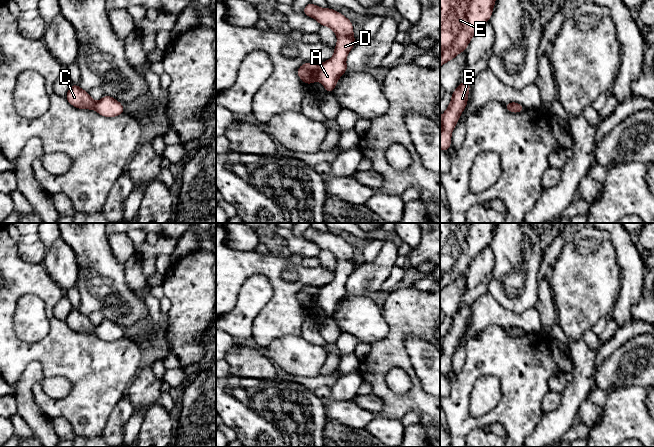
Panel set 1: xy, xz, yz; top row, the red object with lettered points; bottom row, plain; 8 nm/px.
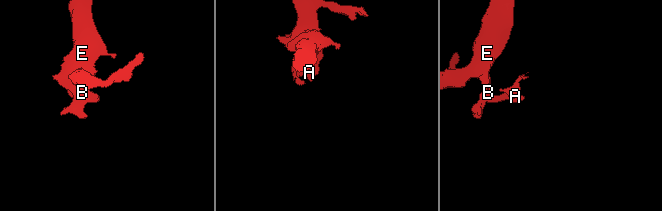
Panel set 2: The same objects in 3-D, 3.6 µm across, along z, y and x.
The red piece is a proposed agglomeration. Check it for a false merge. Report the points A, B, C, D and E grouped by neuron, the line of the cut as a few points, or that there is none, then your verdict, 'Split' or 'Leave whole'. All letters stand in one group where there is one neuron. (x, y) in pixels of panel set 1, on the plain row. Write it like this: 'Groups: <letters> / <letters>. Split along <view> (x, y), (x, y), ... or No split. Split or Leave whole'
Groups: A B D E / C. Split along xz (320, 289), (316, 303). Split

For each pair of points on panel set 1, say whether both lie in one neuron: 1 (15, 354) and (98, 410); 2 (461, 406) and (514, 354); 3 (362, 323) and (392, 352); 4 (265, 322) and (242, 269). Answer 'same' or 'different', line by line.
1: same
2: same
3: different
4: same

